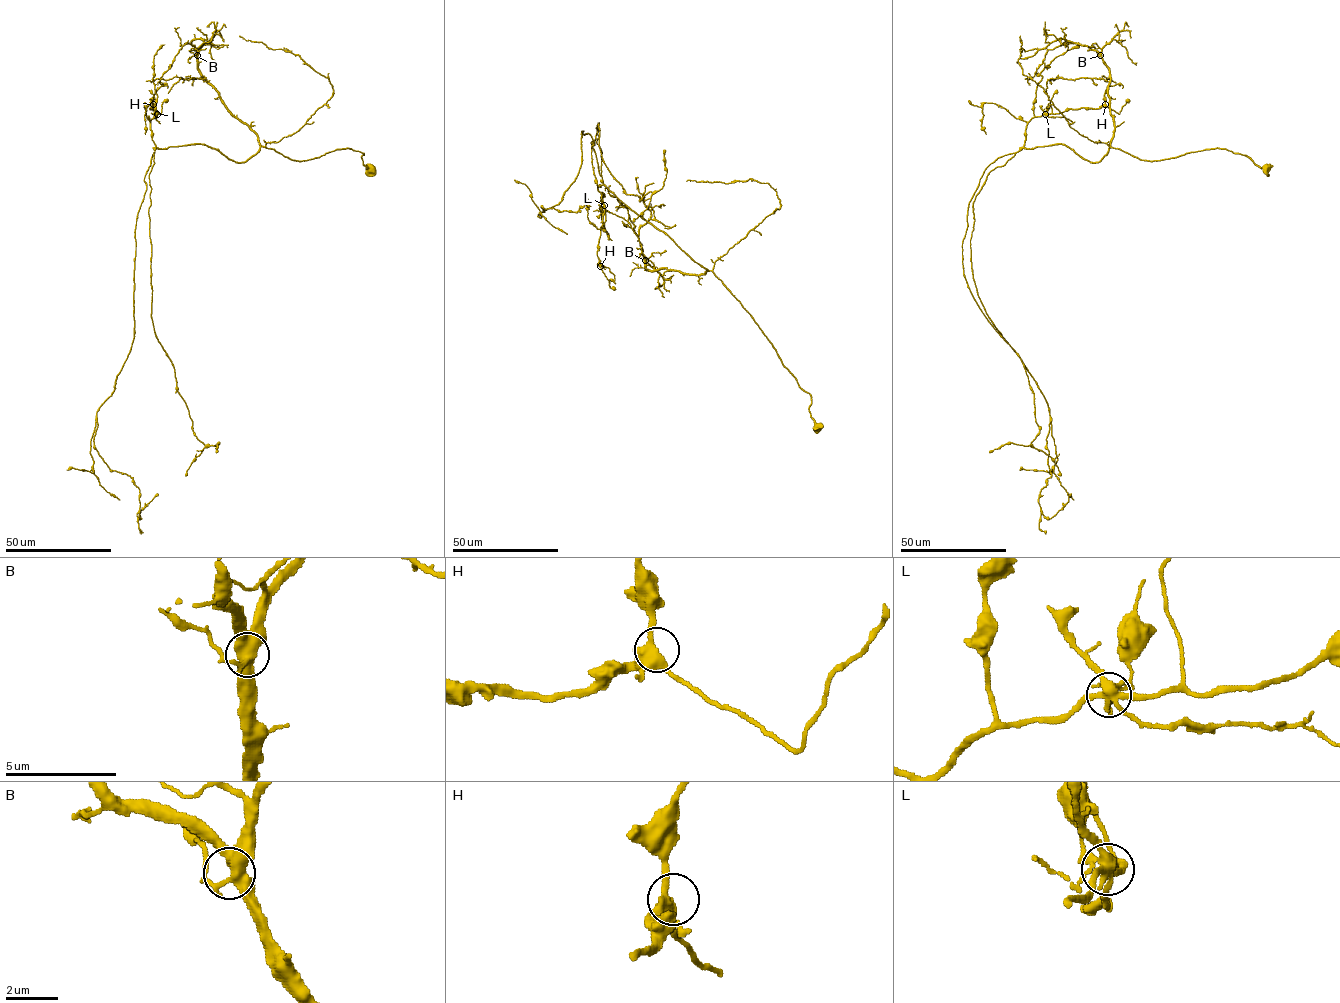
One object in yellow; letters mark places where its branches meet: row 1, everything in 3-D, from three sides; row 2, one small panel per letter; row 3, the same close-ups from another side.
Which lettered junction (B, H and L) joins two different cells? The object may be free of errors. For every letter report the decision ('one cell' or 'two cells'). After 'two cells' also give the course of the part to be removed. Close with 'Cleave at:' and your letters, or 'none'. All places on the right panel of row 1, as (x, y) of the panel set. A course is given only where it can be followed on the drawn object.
B: one cell
H: one cell
L: two cells; foreign part runs (1045, 114), (1065, 117), (1073, 123)
Cleave at: L

